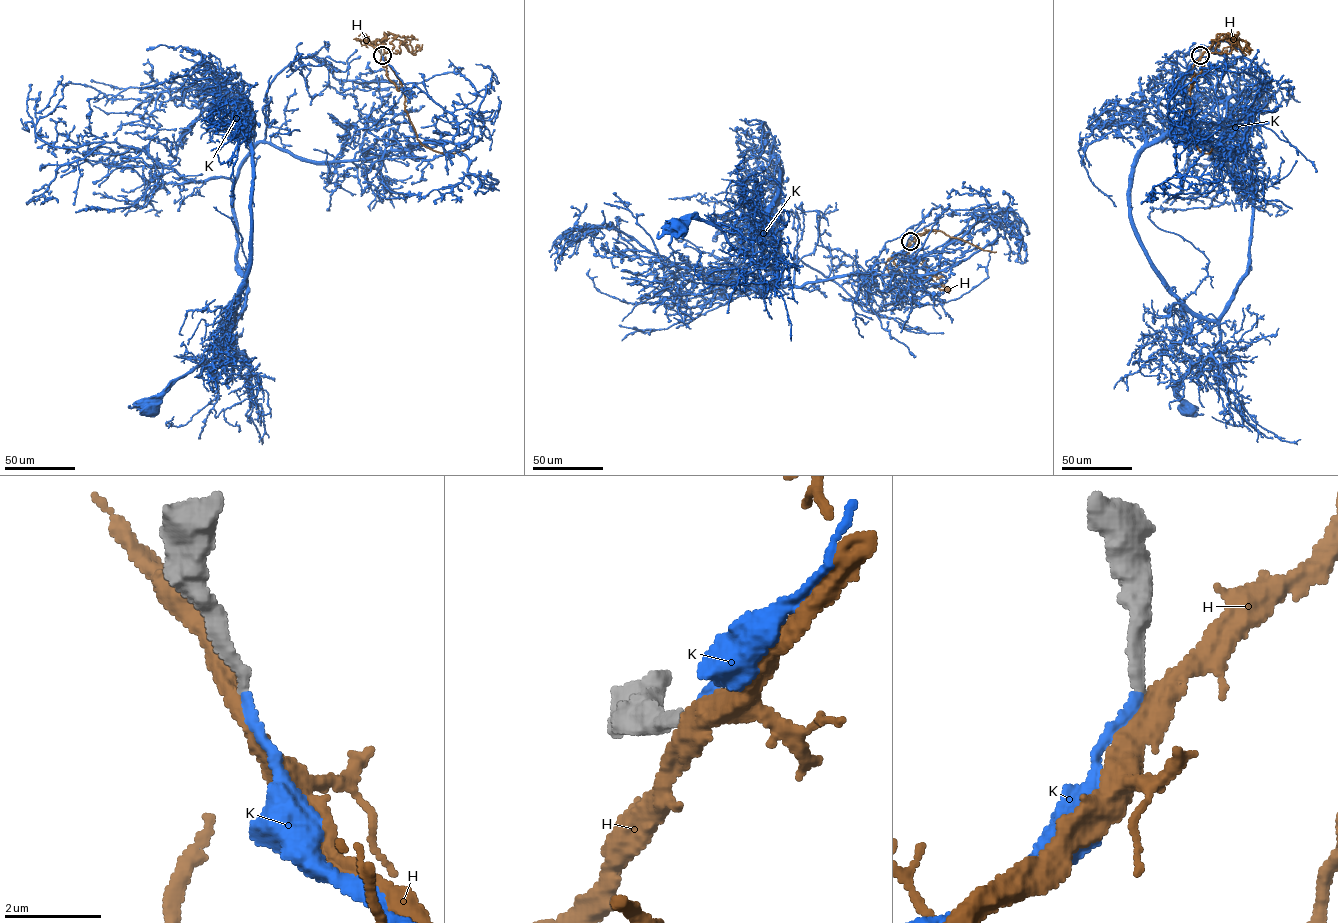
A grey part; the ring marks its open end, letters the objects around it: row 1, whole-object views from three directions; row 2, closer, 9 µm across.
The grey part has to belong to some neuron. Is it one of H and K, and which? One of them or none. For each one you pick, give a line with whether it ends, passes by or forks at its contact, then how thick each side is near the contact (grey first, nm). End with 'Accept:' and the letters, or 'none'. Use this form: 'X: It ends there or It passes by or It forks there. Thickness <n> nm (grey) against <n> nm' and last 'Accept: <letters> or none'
K: It ends there. Thickness 240 nm (grey) against 200 nm
Accept: K

